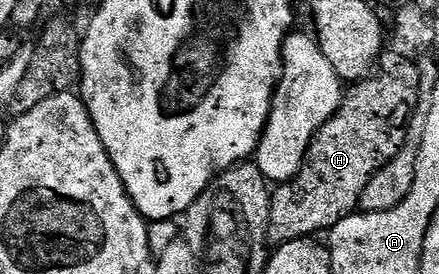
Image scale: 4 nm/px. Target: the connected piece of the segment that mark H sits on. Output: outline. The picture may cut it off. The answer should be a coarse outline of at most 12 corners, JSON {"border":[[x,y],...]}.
{"border":[[387,49],[271,191],[272,244],[330,232],[405,145],[418,62]]}

